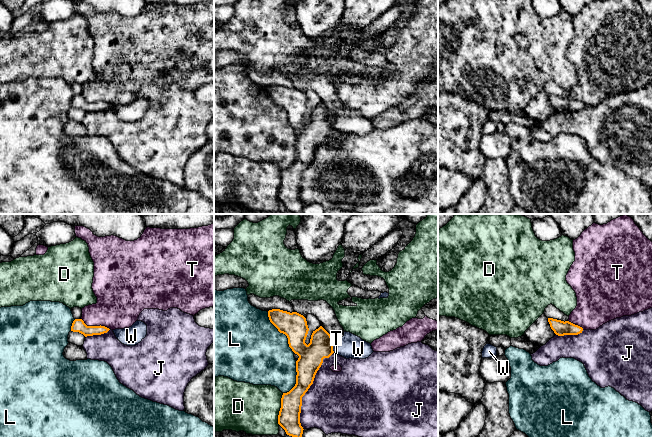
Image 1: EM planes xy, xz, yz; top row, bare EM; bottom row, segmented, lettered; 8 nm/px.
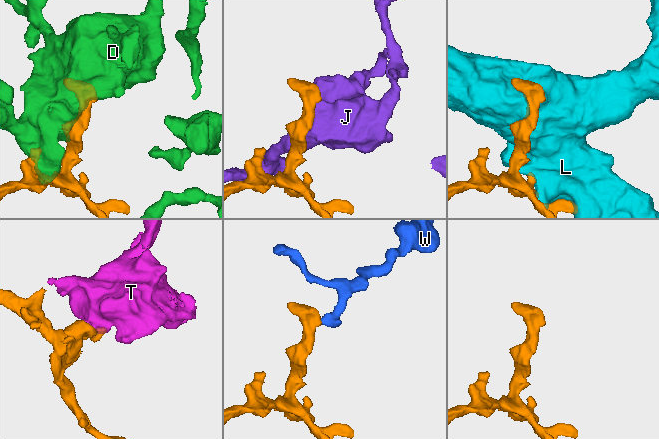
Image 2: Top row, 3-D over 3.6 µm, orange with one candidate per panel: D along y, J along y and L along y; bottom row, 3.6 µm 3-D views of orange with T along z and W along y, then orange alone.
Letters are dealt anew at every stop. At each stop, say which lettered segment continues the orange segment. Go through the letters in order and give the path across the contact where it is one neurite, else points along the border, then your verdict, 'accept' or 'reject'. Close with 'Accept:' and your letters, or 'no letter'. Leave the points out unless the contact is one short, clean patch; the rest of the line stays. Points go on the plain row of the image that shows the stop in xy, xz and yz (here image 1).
D: reject
J: reject
L: reject
T: reject
W: along xz (332, 117), (332, 126), (334, 128) | reject
Accept: no letter

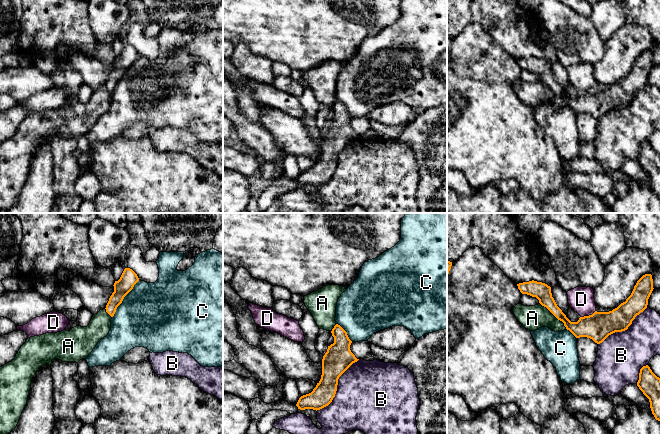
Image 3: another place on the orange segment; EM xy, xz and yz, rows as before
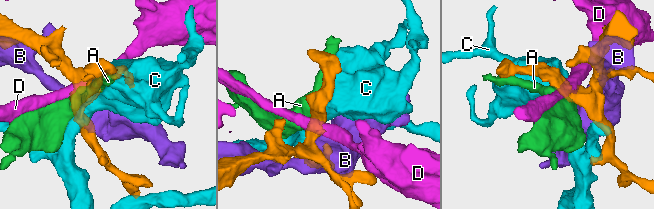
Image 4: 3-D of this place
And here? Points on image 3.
A: reject
B: reject
C: reject
D: along yz (595, 86), (591, 90), (581, 93) | reject
Accept: no letter

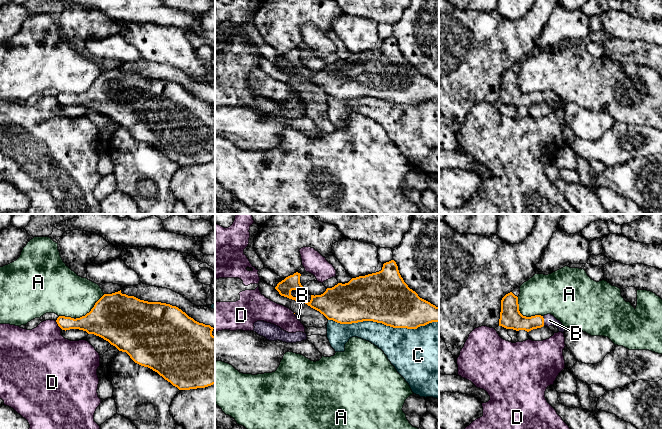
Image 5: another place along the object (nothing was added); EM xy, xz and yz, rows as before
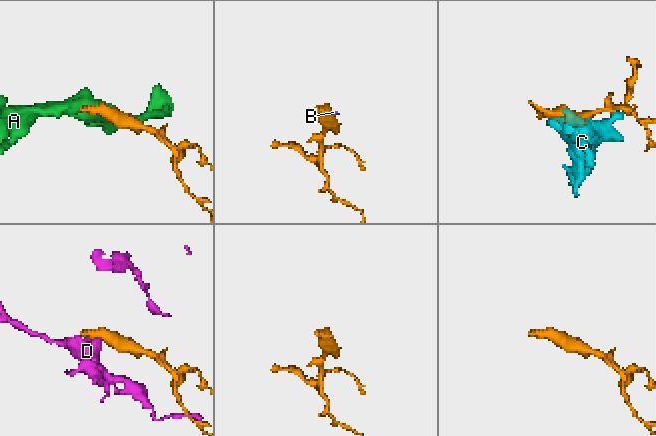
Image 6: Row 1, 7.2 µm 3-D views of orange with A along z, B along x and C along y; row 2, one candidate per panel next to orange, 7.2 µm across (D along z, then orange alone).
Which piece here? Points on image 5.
A: reject
B: across yz (512, 94), (516, 97), (543, 97), (549, 96) | accept
C: reject
D: along xy (55, 97), (61, 104) | reject
Accept: B

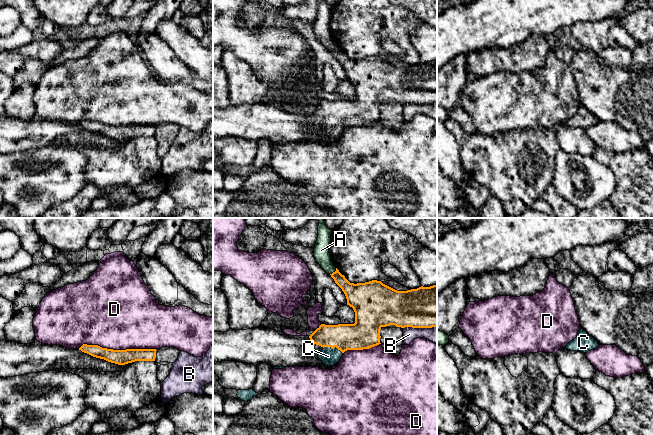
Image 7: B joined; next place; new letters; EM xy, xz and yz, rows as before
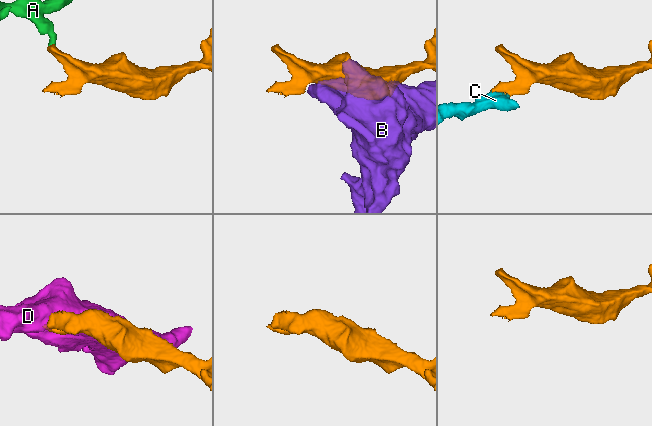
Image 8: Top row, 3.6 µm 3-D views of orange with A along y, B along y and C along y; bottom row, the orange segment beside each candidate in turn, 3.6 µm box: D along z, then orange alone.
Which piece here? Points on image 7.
A: along xz (336, 44), (330, 50) | reject
B: reject
C: across xz (361, 111), (343, 113), (333, 123), (332, 128), (328, 132) | accept
D: reject
Accept: C

